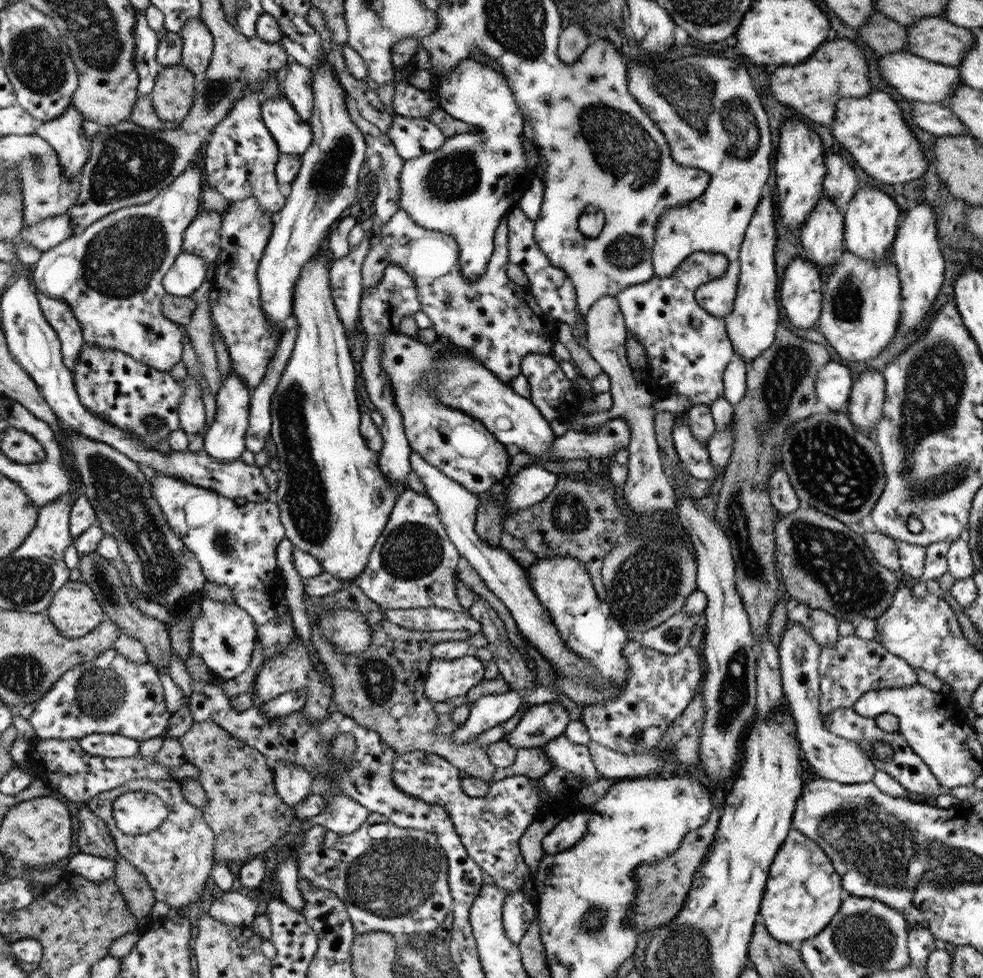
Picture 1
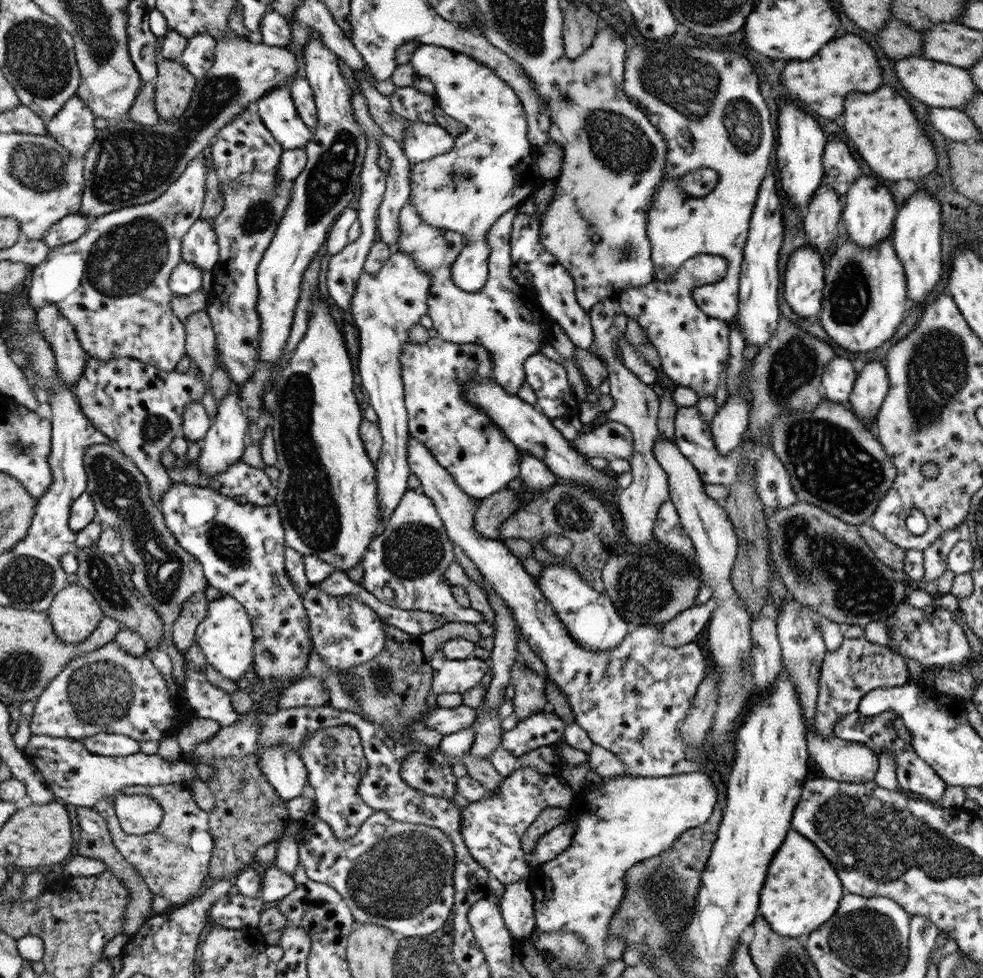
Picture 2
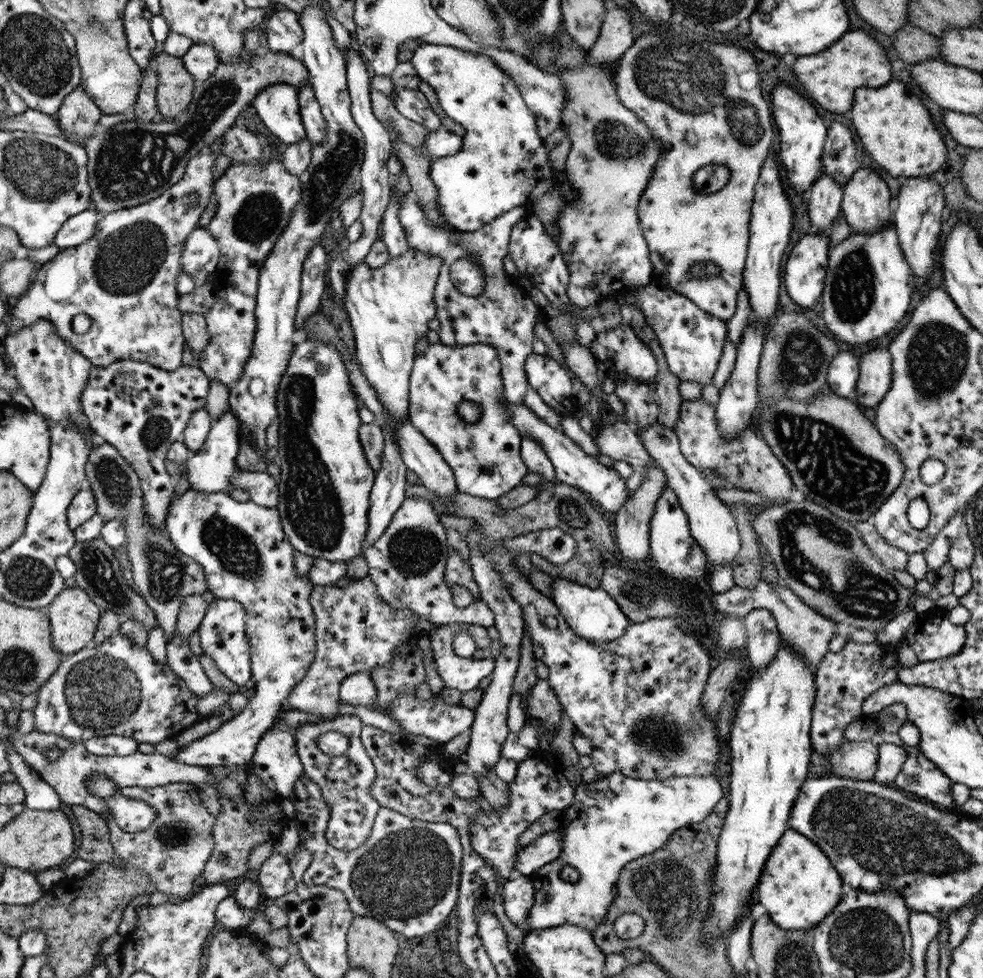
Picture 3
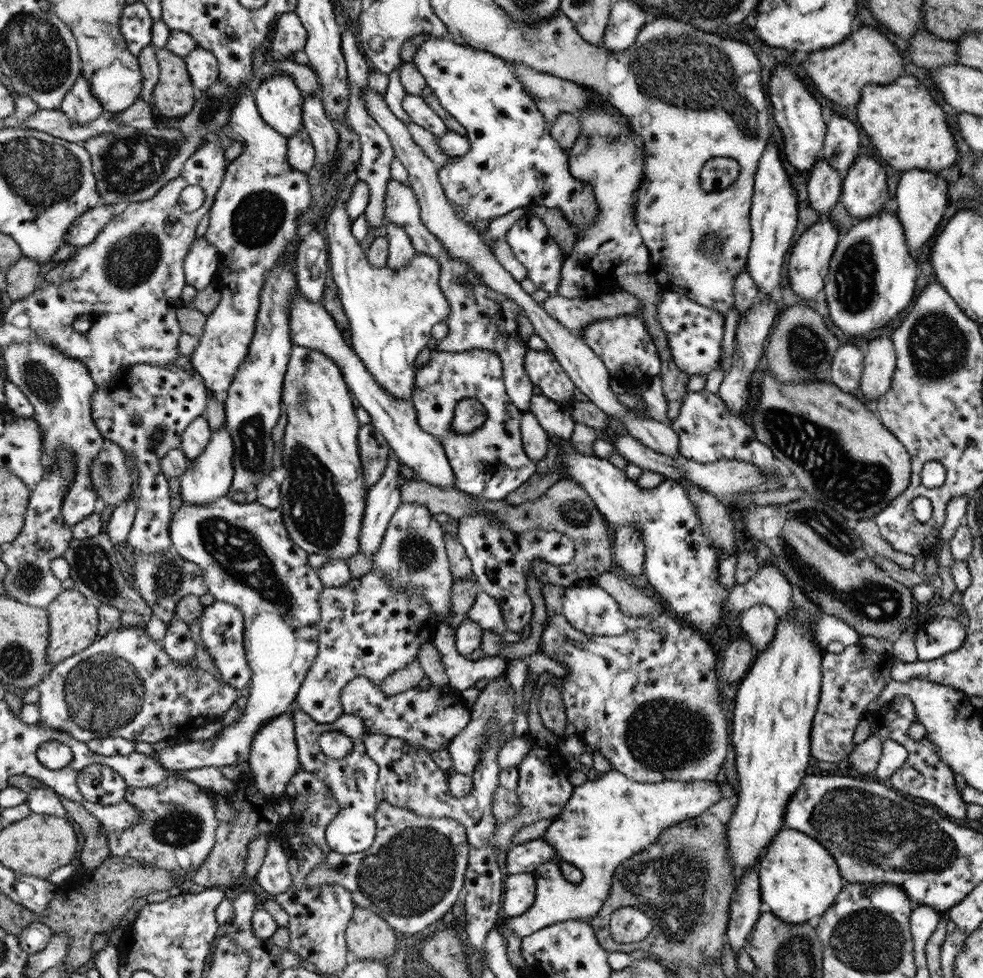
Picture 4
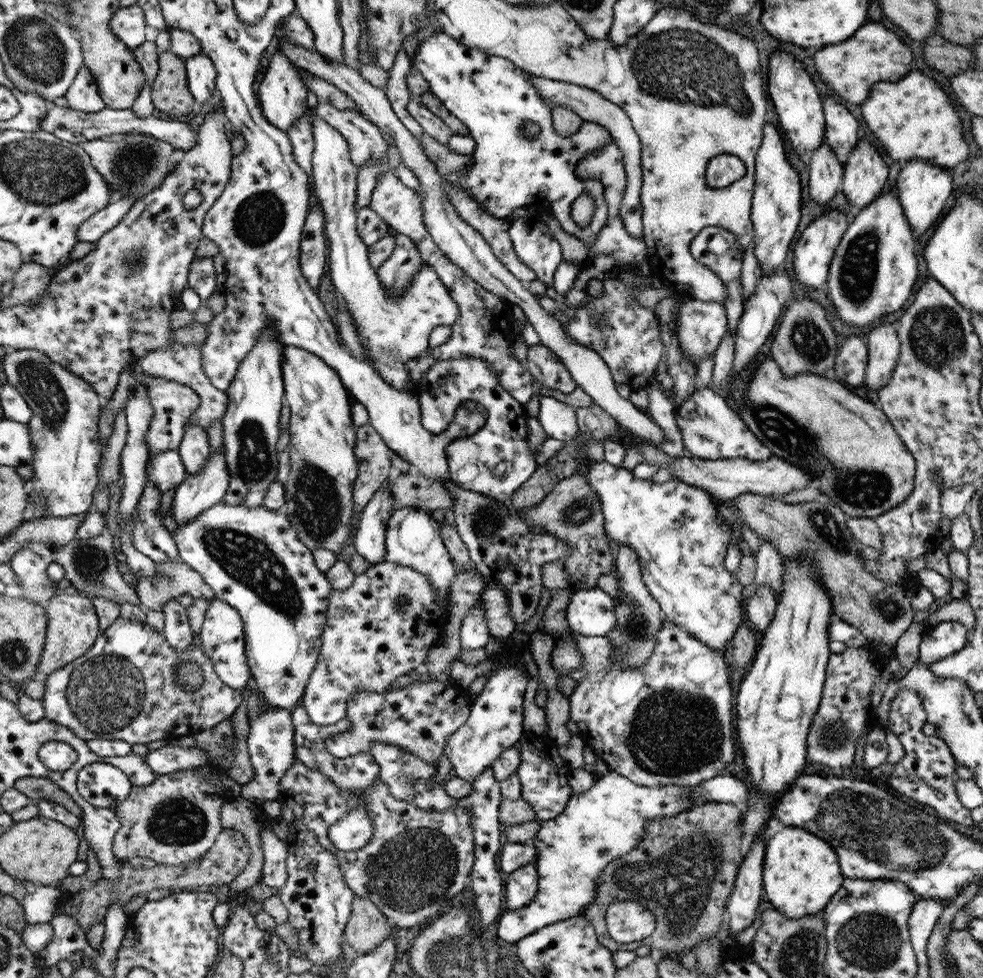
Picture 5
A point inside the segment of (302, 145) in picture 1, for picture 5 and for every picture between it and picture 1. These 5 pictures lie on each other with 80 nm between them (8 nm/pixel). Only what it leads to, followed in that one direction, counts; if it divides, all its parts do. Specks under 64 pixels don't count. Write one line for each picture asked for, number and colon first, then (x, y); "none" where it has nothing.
2: (278, 111)
3: (278, 106)
4: (280, 101)
5: (283, 95)

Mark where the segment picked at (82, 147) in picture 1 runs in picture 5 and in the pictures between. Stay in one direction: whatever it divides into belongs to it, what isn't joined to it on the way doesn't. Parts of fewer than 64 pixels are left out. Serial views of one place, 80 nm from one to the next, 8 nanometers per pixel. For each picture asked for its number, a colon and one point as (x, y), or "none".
2: (73, 127)
3: (78, 117)
4: (81, 106)
5: (83, 96)

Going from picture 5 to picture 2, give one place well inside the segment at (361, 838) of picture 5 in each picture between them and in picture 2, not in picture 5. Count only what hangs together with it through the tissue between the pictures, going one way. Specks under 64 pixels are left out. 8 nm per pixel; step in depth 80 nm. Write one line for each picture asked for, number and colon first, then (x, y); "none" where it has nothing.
2: (335, 772)
3: (346, 780)
4: (353, 780)

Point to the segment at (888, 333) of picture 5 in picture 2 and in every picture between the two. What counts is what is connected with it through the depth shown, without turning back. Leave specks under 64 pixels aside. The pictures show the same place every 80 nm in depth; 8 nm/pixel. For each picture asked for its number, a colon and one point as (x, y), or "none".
2: (871, 386)
3: (875, 375)
4: (879, 364)

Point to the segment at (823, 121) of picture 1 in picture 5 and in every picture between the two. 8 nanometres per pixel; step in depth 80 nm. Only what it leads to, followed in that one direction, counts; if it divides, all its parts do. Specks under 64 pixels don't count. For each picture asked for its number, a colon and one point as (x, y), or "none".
2: (820, 85)
3: (829, 78)
4: (866, 57)
5: (873, 54)

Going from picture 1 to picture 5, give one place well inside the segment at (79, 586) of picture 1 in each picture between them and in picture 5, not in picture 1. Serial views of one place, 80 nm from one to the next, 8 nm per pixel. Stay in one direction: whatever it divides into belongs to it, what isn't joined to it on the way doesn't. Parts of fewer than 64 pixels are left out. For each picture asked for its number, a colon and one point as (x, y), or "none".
2: (75, 612)
3: (75, 617)
4: (74, 619)
5: (74, 627)

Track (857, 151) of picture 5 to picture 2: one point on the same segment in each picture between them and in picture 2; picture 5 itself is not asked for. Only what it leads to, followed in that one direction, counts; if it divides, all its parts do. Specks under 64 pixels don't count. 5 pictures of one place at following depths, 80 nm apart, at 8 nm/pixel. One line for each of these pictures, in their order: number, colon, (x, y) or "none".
2: (869, 210)
3: (867, 205)
4: (864, 190)

